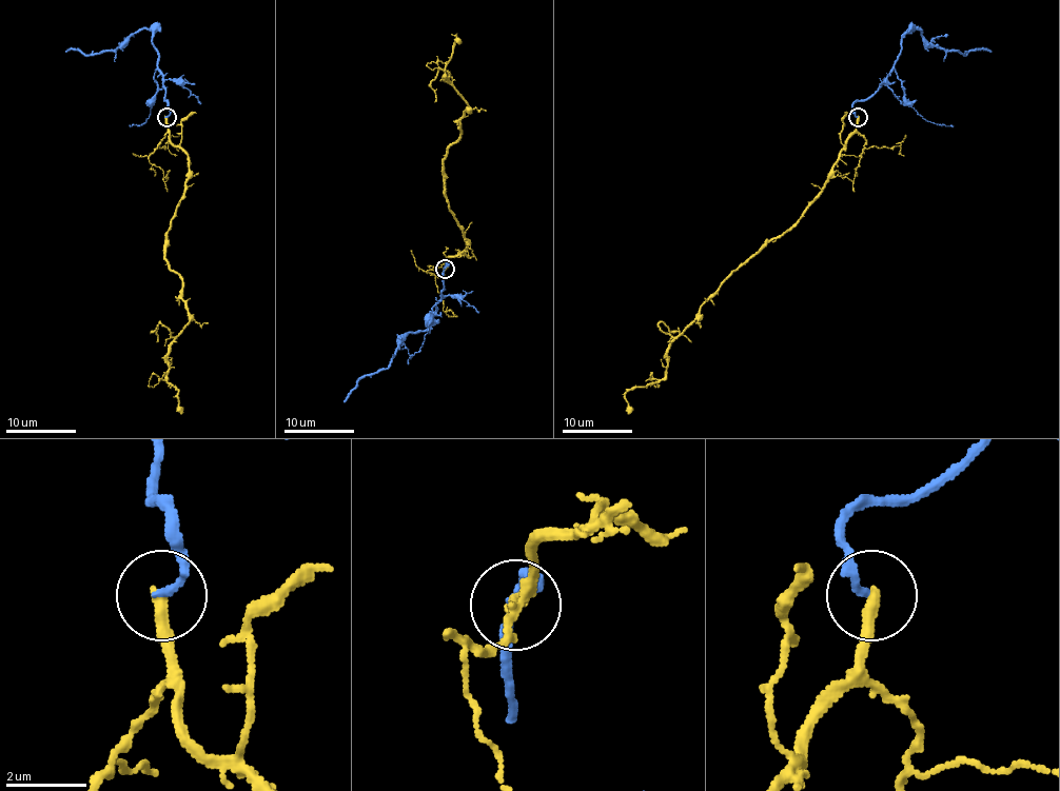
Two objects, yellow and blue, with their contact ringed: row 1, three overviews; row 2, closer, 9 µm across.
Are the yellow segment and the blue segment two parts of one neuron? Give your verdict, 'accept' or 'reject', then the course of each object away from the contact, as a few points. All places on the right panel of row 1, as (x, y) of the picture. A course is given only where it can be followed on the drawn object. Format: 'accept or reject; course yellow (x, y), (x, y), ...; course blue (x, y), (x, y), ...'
reject; course yellow (859, 117), (820, 197), (706, 301), (668, 351), (664, 377), (625, 393), (629, 414); course blue (857, 117), (852, 105), (878, 90), (899, 54), (901, 38), (917, 30), (935, 46), (990, 52)

